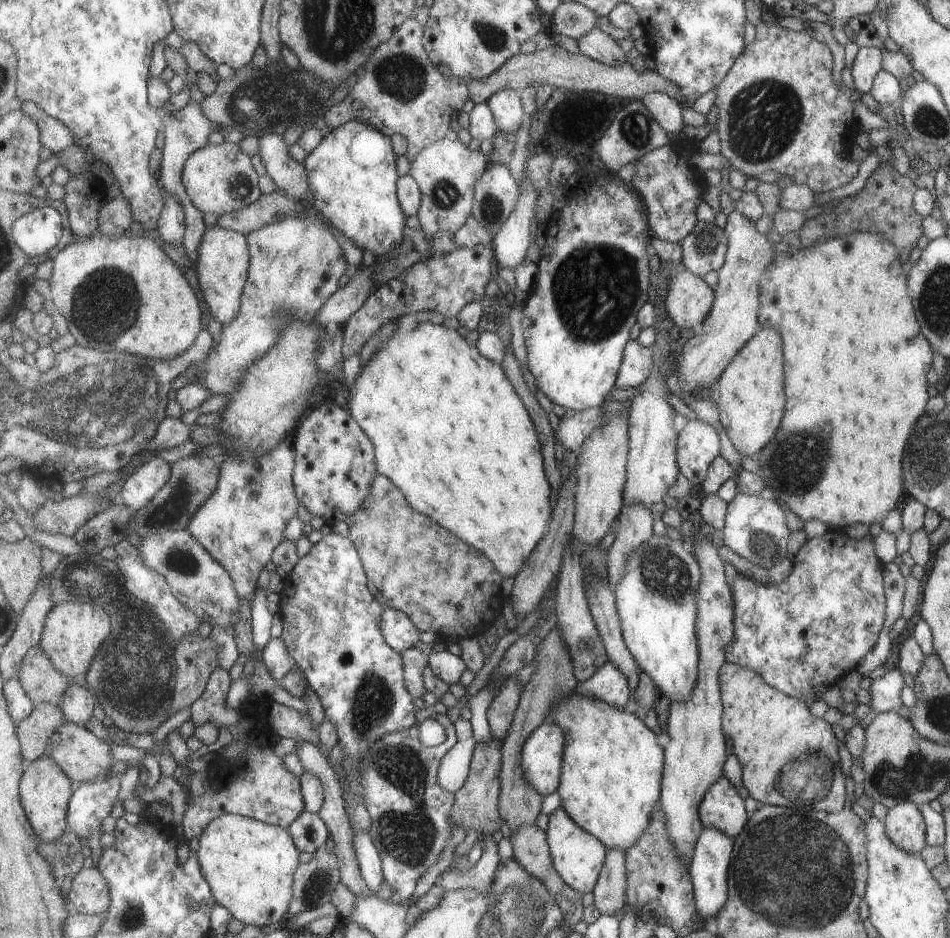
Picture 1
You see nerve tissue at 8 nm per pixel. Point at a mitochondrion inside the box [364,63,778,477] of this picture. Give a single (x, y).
(594, 290)

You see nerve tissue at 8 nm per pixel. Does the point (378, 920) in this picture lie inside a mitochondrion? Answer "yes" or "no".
no

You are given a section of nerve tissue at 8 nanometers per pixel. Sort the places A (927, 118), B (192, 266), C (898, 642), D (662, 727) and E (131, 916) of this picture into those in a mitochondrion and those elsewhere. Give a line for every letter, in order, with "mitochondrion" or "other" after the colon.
A: mitochondrion
B: other
C: other
D: other
E: mitochondrion

